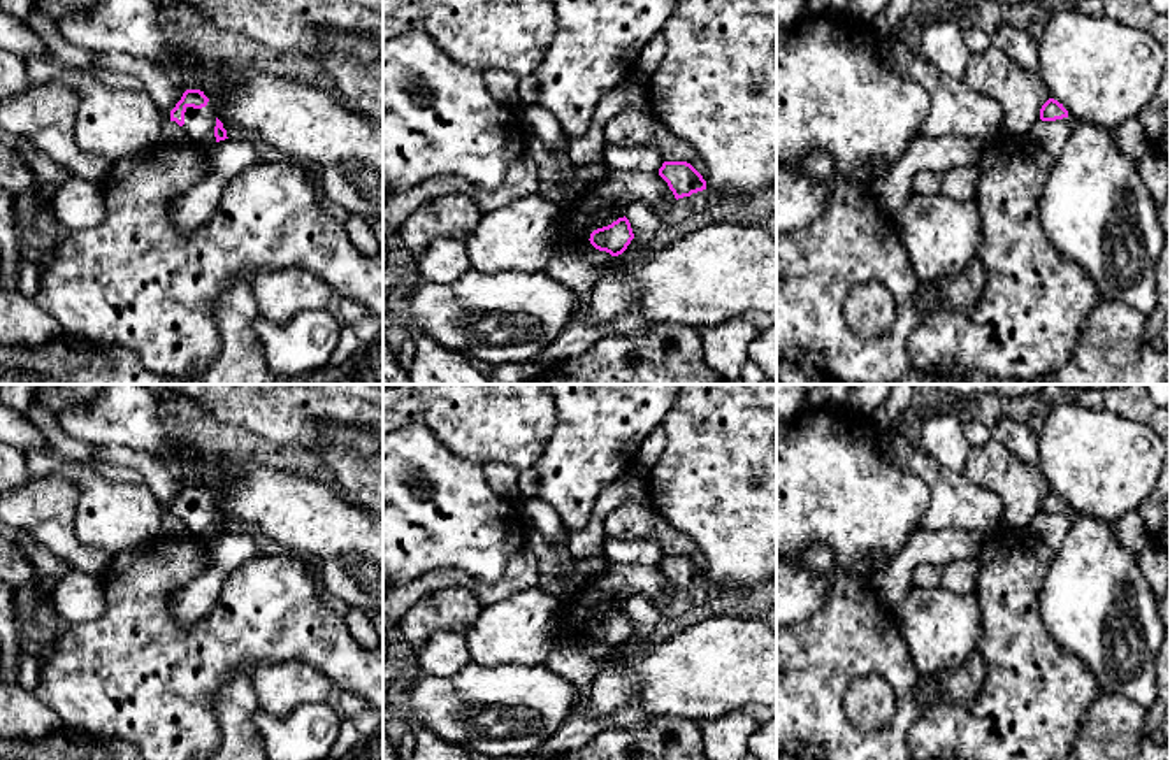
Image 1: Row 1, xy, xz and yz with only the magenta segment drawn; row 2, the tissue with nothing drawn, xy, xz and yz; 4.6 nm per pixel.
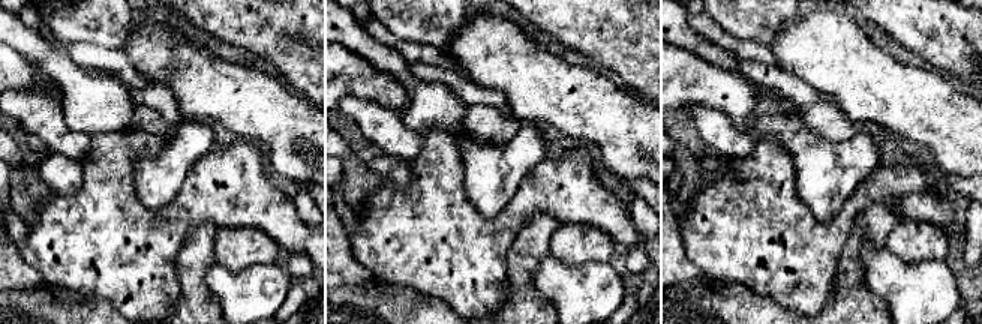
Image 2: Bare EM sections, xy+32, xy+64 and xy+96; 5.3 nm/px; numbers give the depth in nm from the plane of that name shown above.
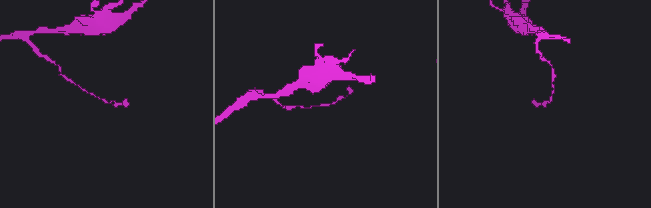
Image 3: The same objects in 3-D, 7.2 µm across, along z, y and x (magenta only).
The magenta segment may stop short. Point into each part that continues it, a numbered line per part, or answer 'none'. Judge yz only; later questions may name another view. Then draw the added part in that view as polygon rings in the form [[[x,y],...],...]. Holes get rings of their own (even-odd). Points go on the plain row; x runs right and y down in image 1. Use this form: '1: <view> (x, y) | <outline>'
none

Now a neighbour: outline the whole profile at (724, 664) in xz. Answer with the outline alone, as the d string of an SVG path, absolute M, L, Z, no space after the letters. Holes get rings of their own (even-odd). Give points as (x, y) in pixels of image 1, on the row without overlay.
M717 616L654 646L646 655L613 651L590 683L587 714L608 716L638 697L652 721L711 721L727 713L776 704L776 623Z

